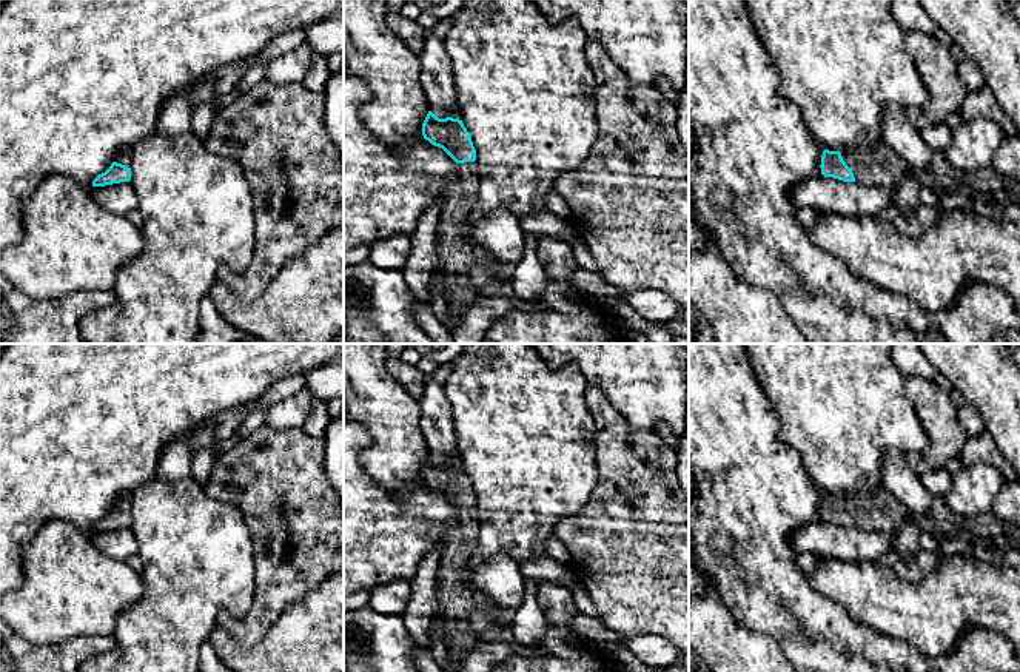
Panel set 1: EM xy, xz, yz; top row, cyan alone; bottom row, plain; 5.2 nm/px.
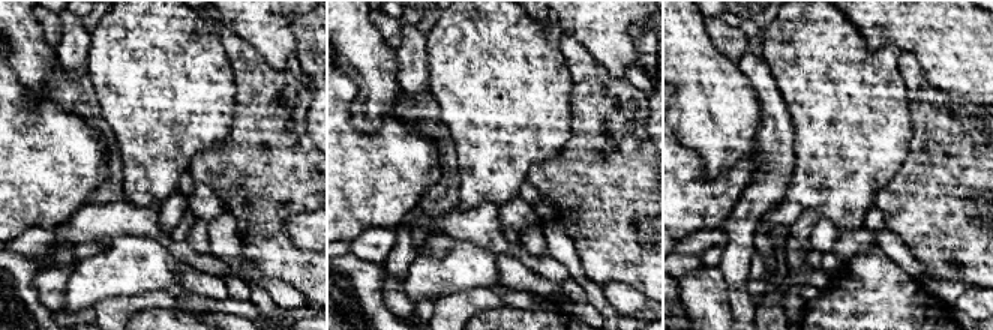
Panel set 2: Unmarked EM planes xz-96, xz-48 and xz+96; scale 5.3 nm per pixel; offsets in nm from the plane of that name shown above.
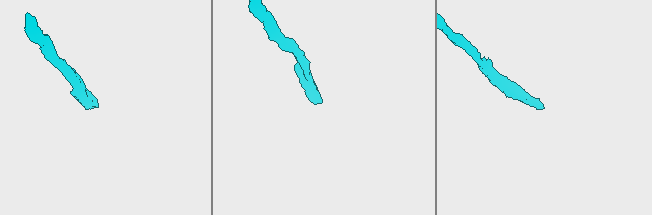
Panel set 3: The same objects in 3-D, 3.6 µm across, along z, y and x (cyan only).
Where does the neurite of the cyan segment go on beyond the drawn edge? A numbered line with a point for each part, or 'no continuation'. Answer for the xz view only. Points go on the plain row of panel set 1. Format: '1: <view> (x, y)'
1: xz (456, 595)

